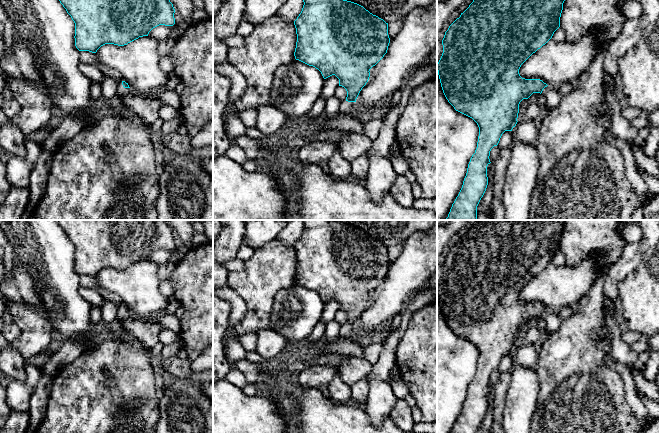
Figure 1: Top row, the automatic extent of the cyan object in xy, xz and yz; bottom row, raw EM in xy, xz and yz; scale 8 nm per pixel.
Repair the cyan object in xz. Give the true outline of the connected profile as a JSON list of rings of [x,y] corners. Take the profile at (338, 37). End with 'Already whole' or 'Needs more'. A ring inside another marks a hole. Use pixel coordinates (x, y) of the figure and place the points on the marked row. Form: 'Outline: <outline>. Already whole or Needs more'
Outline: [[[303,0],[303,2],[302,11],[294,21],[297,34],[294,52],[295,59],[318,69],[324,79],[332,75],[339,79],[339,86],[344,87],[347,91],[347,97],[344,101],[341,101],[340,105],[340,113],[342,115],[348,115],[363,124],[381,116],[385,118],[391,109],[395,107],[391,103],[364,109],[357,108],[355,102],[360,91],[369,80],[370,69],[387,53],[390,43],[388,23],[370,13],[363,6],[347,0]]]. Needs more

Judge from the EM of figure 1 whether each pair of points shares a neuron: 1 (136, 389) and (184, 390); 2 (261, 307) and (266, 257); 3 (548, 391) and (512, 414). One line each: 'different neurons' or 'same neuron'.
1: different neurons
2: same neuron
3: different neurons

